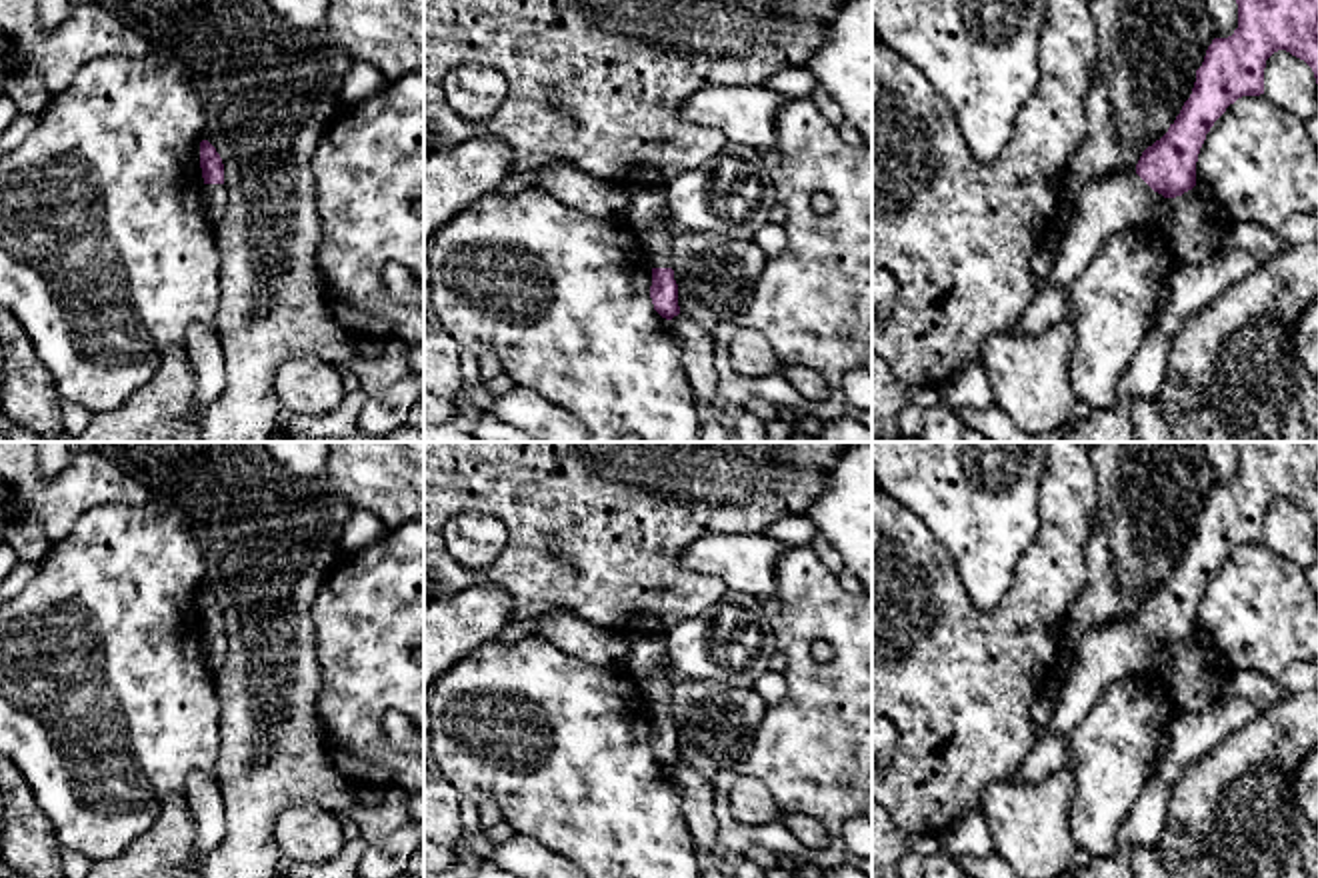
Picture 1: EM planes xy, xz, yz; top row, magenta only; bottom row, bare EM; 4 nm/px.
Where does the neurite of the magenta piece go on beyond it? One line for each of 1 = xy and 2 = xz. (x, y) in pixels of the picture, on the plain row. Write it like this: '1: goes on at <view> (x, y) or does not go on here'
1: goes on at xy (214, 642)
2: goes on at xz (656, 690)

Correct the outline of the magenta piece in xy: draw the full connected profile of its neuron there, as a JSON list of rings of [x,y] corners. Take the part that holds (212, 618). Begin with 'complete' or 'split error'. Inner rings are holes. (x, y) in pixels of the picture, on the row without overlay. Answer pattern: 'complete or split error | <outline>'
split error | [[[200,590],[200,616],[204,626],[204,664],[216,672],[226,658],[224,612],[216,596]]]

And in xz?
split error | [[[664,658],[664,662],[642,686],[642,696],[646,700],[648,710],[652,712],[650,746],[654,758],[666,768],[672,768],[680,762],[678,732],[674,728],[674,718],[670,716],[670,688],[676,678],[678,674],[672,668],[670,660]]]

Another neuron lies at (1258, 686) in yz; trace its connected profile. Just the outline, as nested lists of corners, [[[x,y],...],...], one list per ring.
[[[1250,670],[1226,674],[1222,678],[1220,690],[1224,690],[1228,696],[1256,700],[1266,708],[1290,696],[1278,684],[1276,678],[1270,678],[1262,672],[1250,672]]]

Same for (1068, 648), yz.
[[[1066,622],[1060,626],[1060,656],[1052,672],[1054,694],[1060,698],[1064,684],[1078,664],[1078,644],[1066,634]]]

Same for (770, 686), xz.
[[[774,670],[764,672],[752,688],[768,706],[778,704],[786,696],[784,674]]]

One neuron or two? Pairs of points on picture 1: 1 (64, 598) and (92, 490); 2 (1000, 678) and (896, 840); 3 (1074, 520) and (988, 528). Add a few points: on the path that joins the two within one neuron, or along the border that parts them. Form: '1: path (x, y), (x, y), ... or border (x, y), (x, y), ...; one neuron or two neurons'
1: border (136, 508), (116, 502), (94, 504), (56, 542); two neurons
2: border (892, 818), (910, 834); two neurons
3: border (1040, 476), (1038, 534), (1016, 564); two neurons

